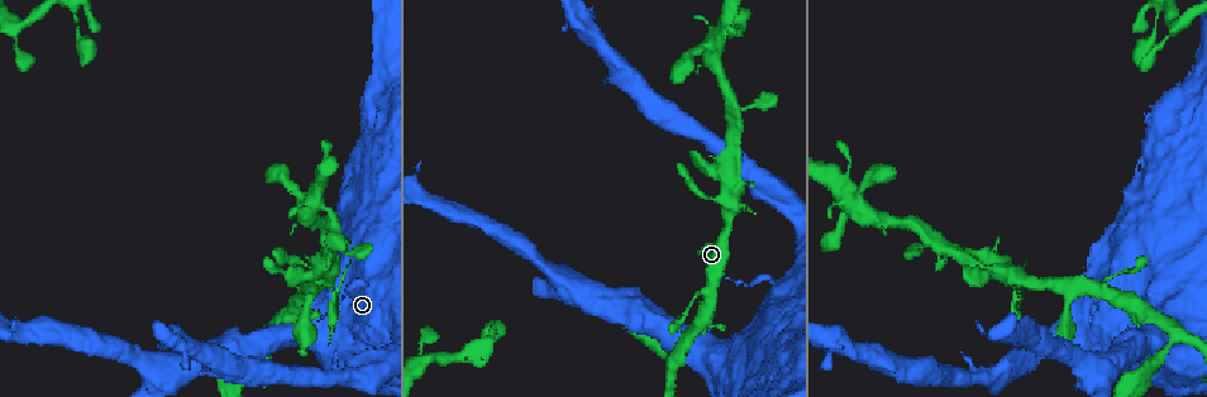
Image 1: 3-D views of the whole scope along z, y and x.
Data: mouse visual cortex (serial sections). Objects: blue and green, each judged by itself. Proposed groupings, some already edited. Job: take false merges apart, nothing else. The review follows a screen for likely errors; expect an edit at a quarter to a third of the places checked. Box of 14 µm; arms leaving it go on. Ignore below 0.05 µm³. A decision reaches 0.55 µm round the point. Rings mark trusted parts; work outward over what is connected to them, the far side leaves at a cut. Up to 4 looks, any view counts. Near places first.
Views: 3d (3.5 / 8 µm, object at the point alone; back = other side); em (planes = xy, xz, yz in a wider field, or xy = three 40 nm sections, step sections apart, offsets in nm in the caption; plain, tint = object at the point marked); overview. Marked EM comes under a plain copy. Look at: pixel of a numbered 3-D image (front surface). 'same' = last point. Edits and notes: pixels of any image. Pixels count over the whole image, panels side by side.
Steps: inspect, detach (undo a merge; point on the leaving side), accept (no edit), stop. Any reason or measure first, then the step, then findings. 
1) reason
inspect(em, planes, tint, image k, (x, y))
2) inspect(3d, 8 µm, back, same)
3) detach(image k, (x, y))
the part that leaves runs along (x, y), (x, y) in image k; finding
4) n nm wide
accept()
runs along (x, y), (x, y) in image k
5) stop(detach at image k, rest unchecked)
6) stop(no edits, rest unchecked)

abrupt turn
inspect(3d, 3.5 µm, image 1, (766, 277))

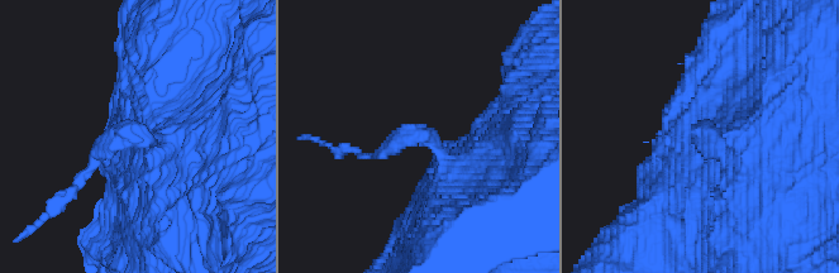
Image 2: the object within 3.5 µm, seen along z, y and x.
detach(image 2, (399, 135))
two cells meet here

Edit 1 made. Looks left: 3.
narrows sharply
inspect(3d, 8 µm, image 1, (330, 305))

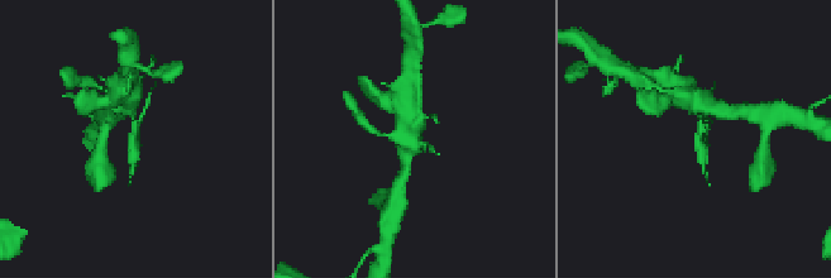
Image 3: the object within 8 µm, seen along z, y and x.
shape alone is not enough
inspect(em, xy, step 5, tint, image 3, (132, 136))

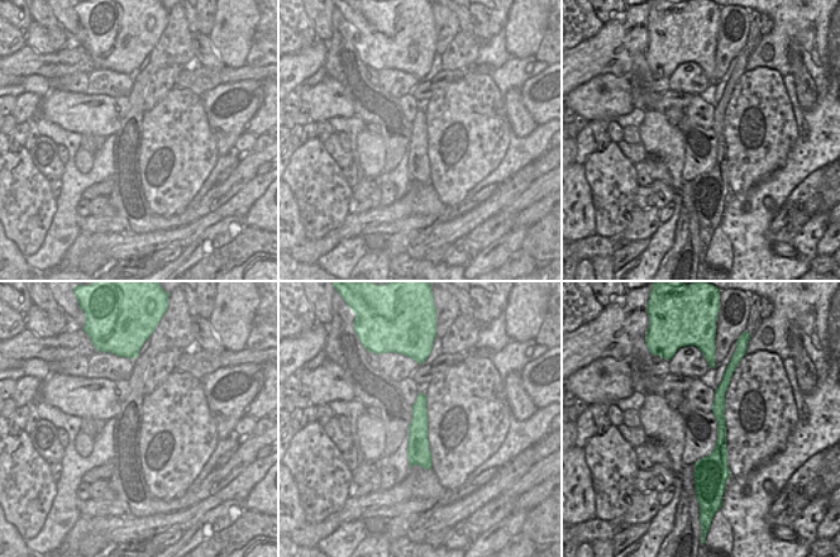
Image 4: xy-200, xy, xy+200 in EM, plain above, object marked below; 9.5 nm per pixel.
220 nm wide
detach(image 3, (134, 143))
the part that leaves runs along (133, 123), (132, 175) in image 3; two cells meet here

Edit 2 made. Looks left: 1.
stop(detach at image 2, detach at image 3, rest unchecked)

